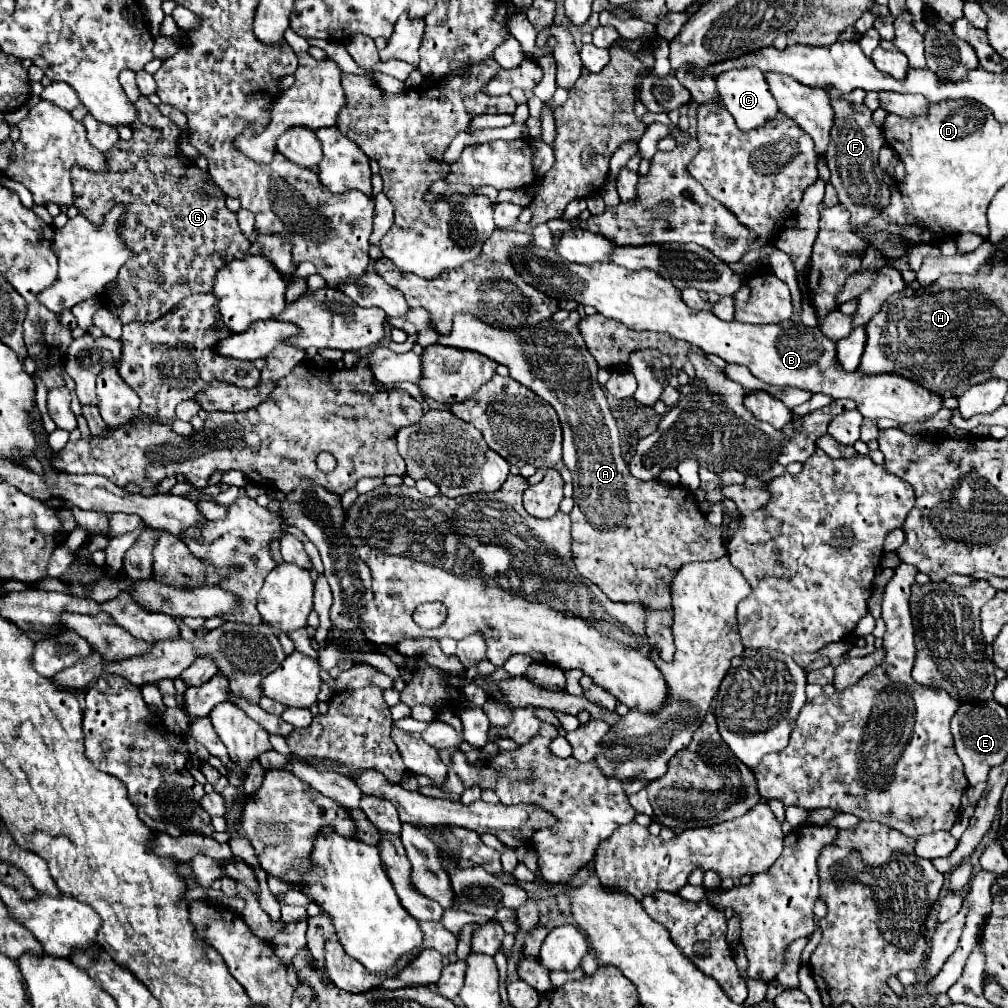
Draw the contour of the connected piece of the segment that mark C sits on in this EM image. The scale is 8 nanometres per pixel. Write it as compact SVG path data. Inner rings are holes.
M742 68L742 70L728 70L722 72L716 78L716 84L720 88L720 98L722 104L726 106L726 110L734 116L736 126L744 132L748 130L756 130L760 126L764 126L768 120L774 120L778 114L778 106L776 100L768 88L768 82L764 78L764 74L758 68Z

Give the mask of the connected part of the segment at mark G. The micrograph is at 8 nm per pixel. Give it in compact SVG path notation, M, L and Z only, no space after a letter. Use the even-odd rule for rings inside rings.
M146 96L136 100L138 120L132 128L134 136L130 142L120 140L116 152L108 156L108 164L112 164L112 172L108 176L88 176L88 172L74 168L72 170L72 186L76 192L76 206L80 212L92 220L92 224L100 224L104 212L112 208L112 204L122 202L128 208L128 228L124 228L124 242L136 250L136 258L132 258L122 270L120 276L108 284L104 296L100 296L102 306L118 314L118 318L126 322L152 322L172 310L180 300L190 294L210 292L218 274L218 268L224 268L228 262L236 258L244 258L250 242L238 228L236 214L230 212L224 204L224 194L212 184L210 176L196 168L196 164L182 154L176 146L180 136L180 128L172 124L166 116L158 112L154 104Z

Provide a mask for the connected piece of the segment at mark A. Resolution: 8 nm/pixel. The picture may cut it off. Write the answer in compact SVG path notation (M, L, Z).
M572 310L568 320L556 324L554 320L540 322L538 326L524 330L502 330L484 324L482 320L456 314L450 336L440 336L440 344L466 348L480 352L498 364L510 368L510 376L522 386L530 388L534 394L544 398L556 412L562 424L563 443L562 460L574 478L574 508L572 518L572 552L576 570L596 584L610 600L614 602L642 602L644 610L672 610L672 580L674 572L680 570L686 562L714 560L726 554L724 536L721 527L711 526L702 514L696 496L686 490L682 484L662 484L658 480L638 480L630 474L626 458L620 446L620 434L616 420L606 402L604 390L596 380L598 368L592 354L586 350L586 344L578 332L578 312Z

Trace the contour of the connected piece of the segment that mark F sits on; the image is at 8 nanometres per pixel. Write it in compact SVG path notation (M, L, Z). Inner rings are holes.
M842 98L832 100L836 112L832 128L832 144L828 148L828 168L832 172L830 182L836 188L840 204L850 212L852 226L867 224L872 215L890 204L890 186L884 182L884 174L878 166L878 150L886 142L882 130L872 122L872 112L864 104L850 104Z

